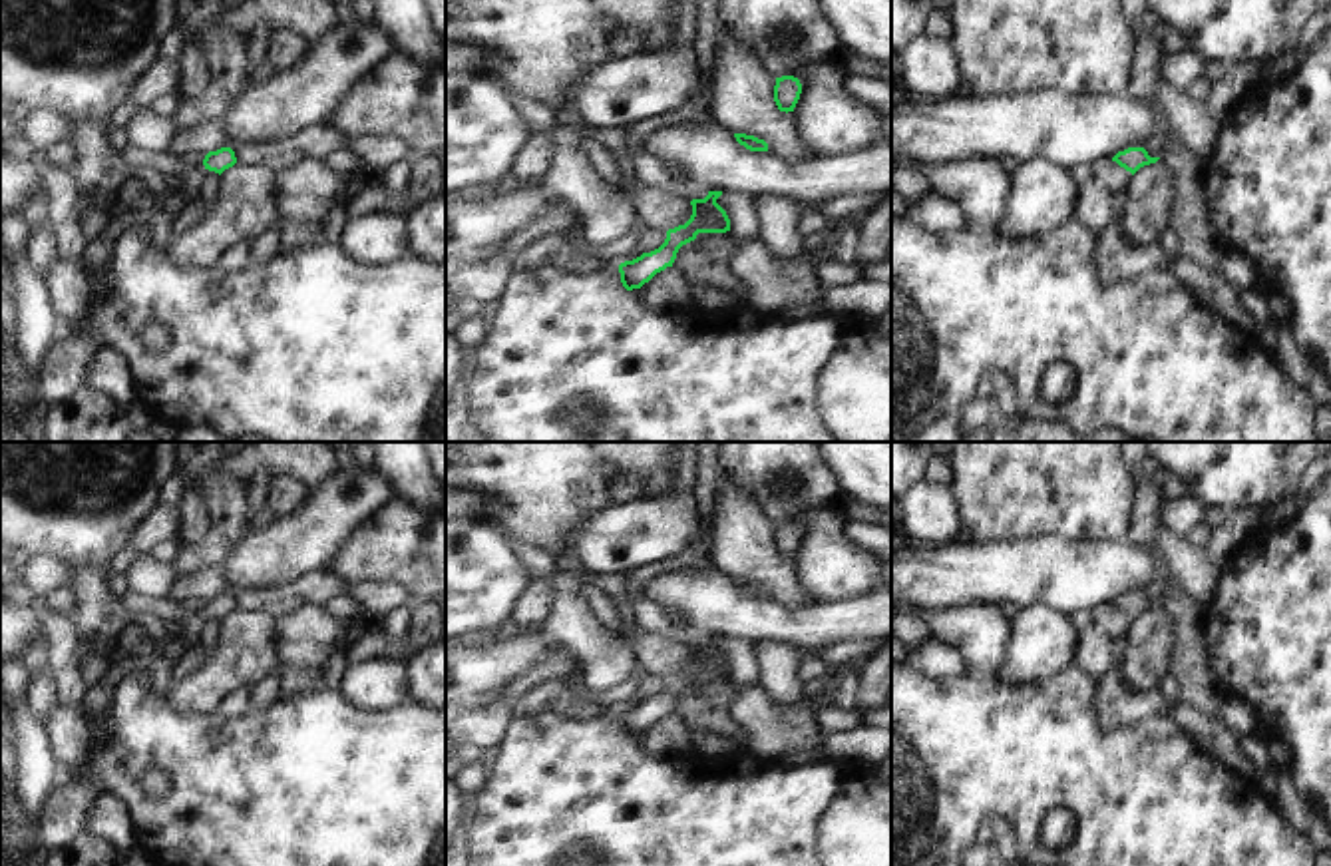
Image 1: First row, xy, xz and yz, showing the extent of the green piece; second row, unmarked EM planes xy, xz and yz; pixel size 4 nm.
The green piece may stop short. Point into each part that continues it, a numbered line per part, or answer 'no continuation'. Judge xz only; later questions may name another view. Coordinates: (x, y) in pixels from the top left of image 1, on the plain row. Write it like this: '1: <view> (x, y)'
no continuation

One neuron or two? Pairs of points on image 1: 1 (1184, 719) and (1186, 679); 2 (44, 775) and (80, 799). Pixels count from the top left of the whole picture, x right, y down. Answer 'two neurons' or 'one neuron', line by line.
1: two neurons
2: two neurons

